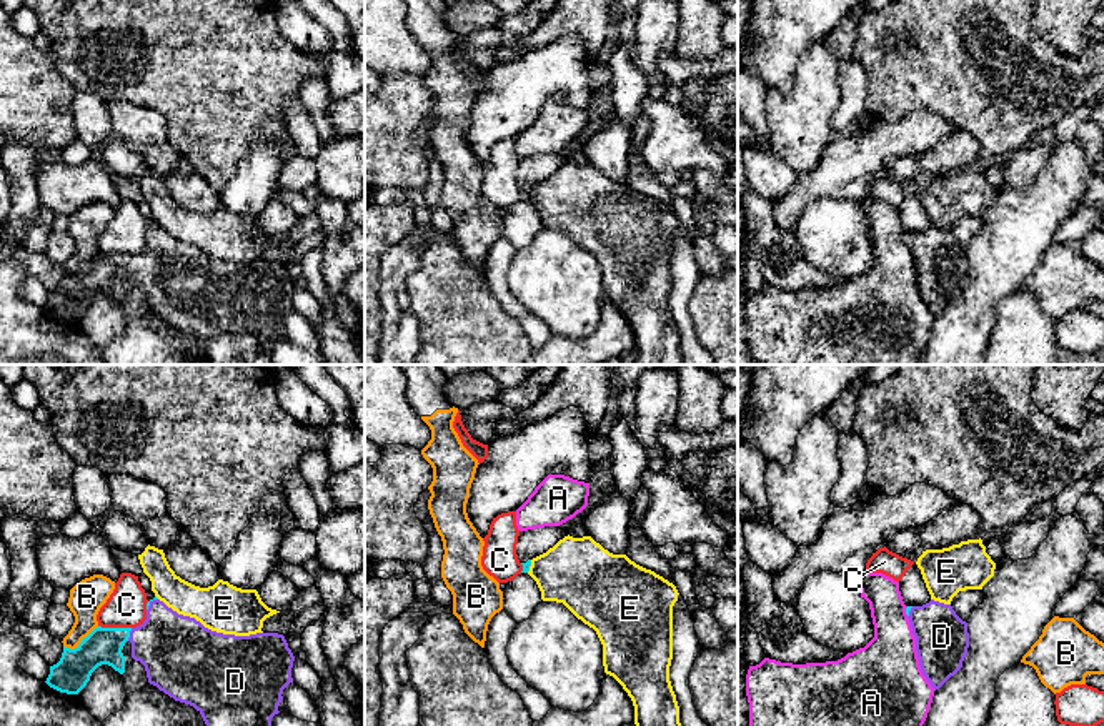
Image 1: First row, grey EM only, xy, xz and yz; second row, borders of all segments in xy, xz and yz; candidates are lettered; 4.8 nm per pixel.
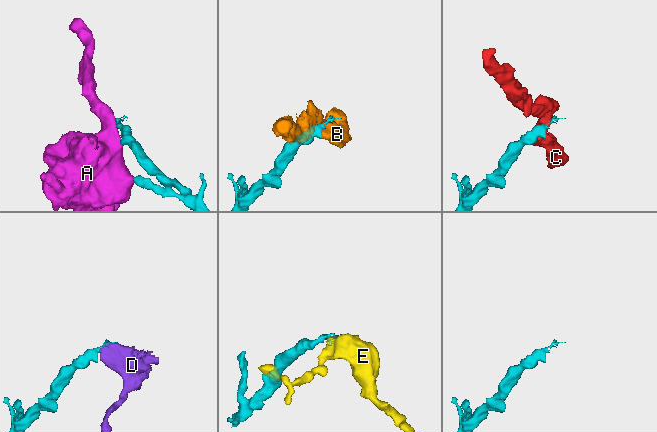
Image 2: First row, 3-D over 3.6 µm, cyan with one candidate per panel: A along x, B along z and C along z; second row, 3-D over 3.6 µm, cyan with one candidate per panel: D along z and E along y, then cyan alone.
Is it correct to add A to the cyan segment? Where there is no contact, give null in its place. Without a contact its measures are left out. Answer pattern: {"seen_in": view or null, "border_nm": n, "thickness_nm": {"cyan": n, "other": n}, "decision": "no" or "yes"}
{"seen_in": "yz", "border_nm": 50, "thickness_nm": {"cyan": 20, "other": 280}, "decision": "no"}

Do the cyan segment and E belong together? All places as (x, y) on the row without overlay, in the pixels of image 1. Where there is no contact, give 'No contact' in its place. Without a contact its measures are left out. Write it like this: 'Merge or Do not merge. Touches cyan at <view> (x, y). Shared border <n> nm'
Do not merge. Touches cyan at xz (530, 192). Shared border 70 nm

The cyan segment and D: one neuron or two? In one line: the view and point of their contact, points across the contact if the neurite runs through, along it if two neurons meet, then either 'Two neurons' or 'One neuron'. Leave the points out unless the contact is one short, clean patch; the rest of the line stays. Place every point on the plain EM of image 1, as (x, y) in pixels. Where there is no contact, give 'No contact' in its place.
Touches cyan at xy (129, 262). Path across: xy (104, 272), (117, 263), (129, 262), (177, 278). One neuron

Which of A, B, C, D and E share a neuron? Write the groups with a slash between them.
A / B / C / D / E

